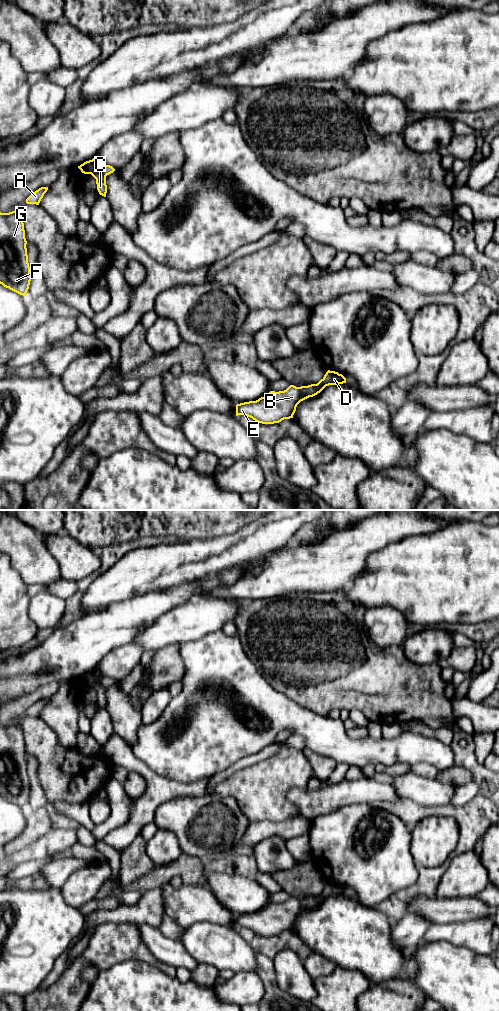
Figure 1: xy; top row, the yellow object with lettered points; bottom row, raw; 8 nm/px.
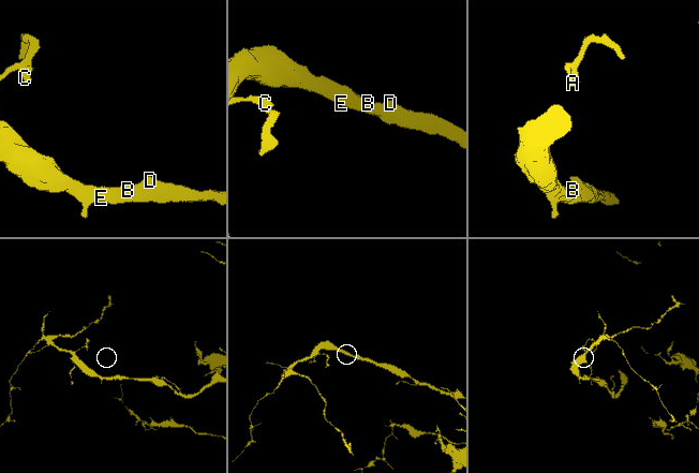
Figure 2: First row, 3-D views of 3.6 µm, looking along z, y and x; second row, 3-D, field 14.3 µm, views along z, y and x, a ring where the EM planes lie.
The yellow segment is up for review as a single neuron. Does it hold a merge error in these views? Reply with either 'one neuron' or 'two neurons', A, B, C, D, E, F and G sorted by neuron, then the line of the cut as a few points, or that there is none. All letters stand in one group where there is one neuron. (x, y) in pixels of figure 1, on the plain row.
two neurons; A B D E F G / C; cut in xy along (101, 676), (99, 683), (105, 688)

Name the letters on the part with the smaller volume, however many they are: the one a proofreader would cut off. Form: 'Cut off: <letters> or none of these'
Cut off: C

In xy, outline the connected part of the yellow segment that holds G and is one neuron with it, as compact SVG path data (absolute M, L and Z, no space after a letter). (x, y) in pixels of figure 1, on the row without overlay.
M19 722L0 724L0 796L23 808L31 793L26 756Z

